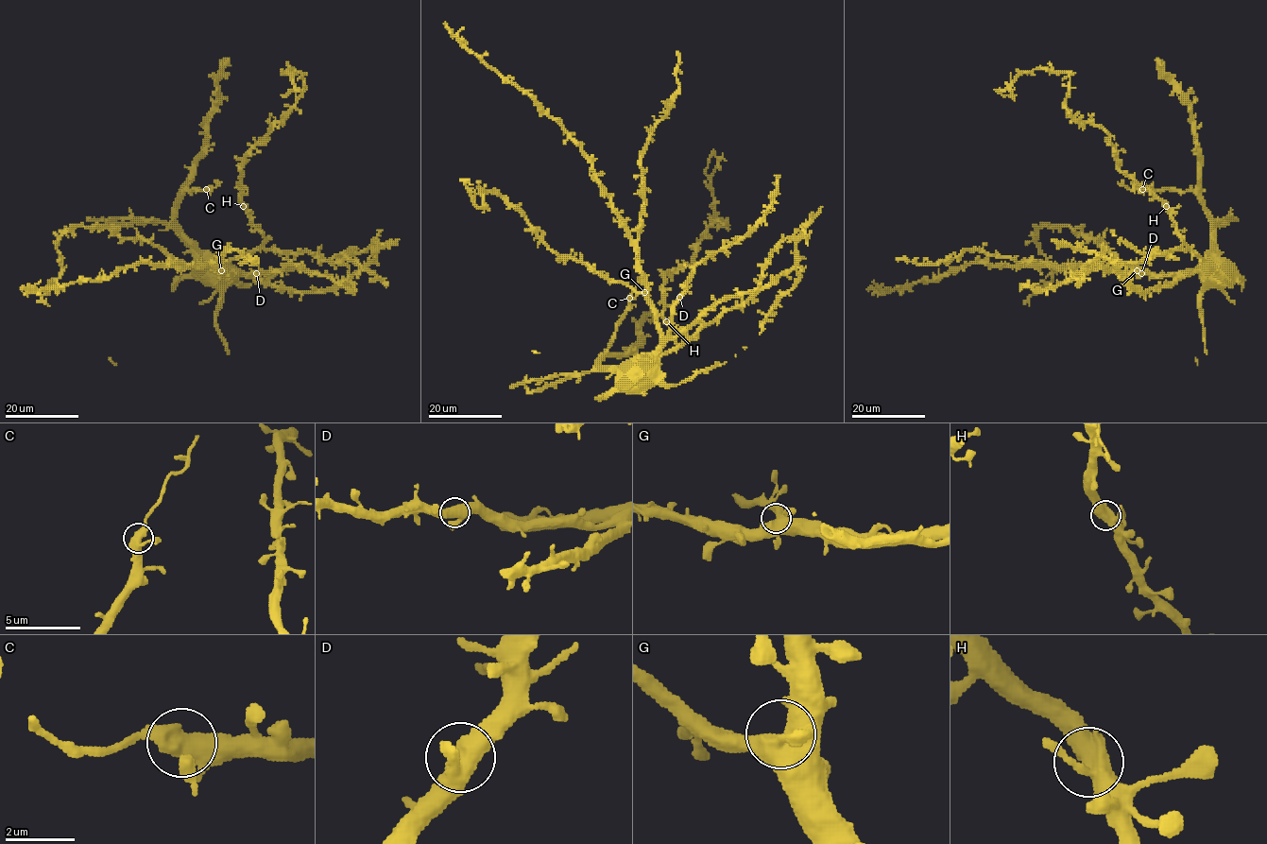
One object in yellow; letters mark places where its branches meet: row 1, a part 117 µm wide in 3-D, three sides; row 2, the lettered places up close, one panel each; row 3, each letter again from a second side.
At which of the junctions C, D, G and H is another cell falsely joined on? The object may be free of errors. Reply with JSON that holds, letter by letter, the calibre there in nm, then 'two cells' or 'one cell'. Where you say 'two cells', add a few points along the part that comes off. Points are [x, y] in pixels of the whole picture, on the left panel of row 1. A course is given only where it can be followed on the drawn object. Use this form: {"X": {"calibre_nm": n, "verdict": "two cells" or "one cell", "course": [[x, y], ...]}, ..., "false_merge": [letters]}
{"C": {"calibre_nm": 500, "verdict": "two cells", "course": [[206, 189], [212, 190], [221, 182]]}, "D": {"calibre_nm": 480, "verdict": "one cell"}, "G": {"calibre_nm": 500, "verdict": "one cell"}, "H": {"calibre_nm": 460, "verdict": "one cell"}, "false_merge": ["C"]}

